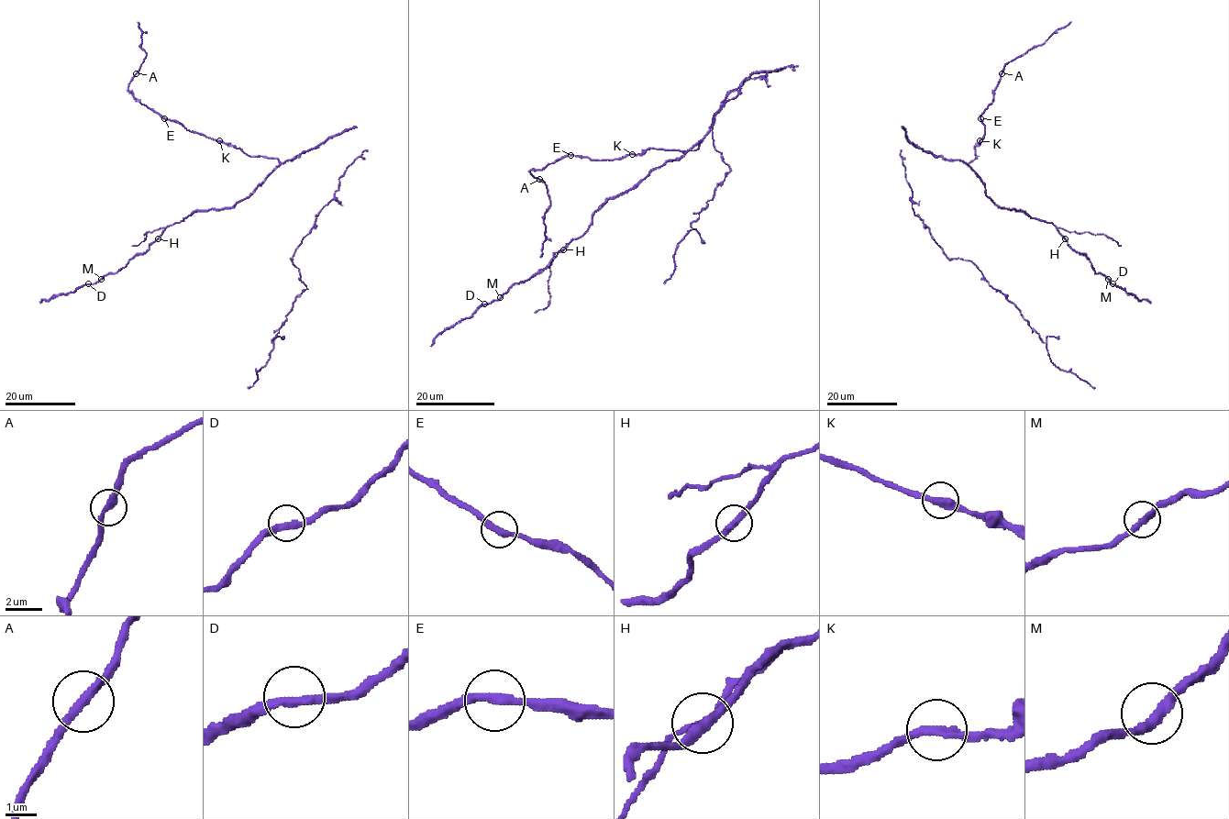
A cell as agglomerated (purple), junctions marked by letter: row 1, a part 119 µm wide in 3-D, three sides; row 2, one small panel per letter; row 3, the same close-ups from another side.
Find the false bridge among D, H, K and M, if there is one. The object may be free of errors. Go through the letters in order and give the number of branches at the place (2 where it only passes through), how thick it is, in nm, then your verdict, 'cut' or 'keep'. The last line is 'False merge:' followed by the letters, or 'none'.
D: 2 branches meet; 320 nm thick; keep
H: 2 branches meet; 340 nm thick; keep
K: 2 branches meet; 320 nm thick; keep
M: 2 branches meet; 340 nm thick; keep
False merge: none

